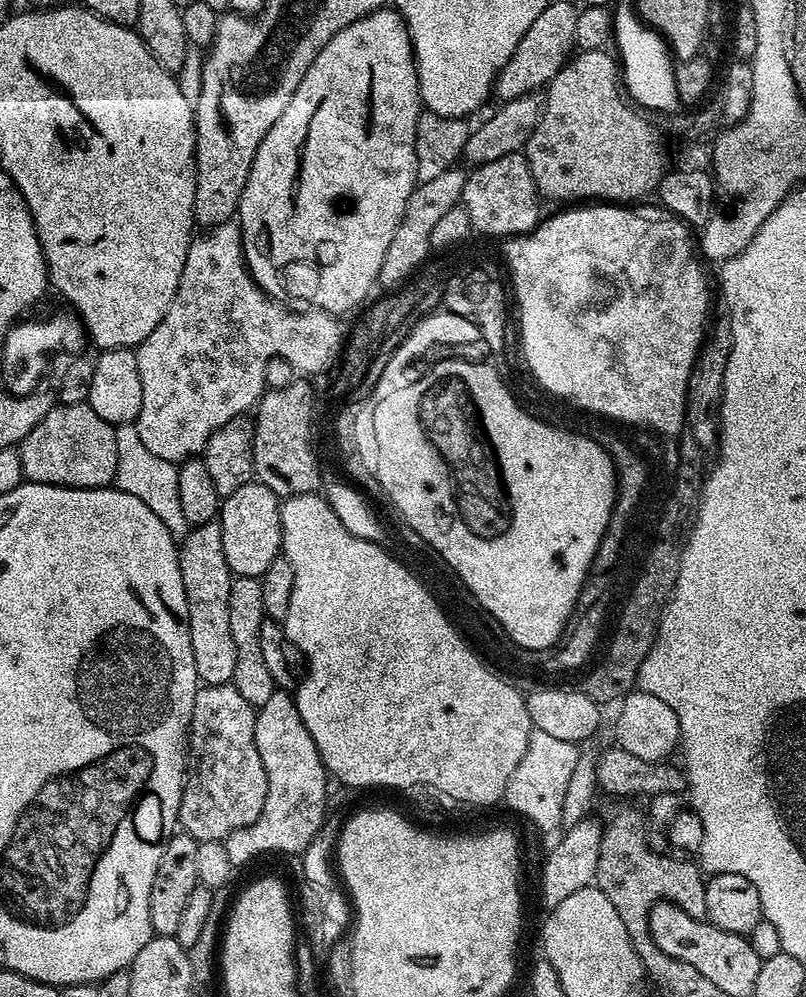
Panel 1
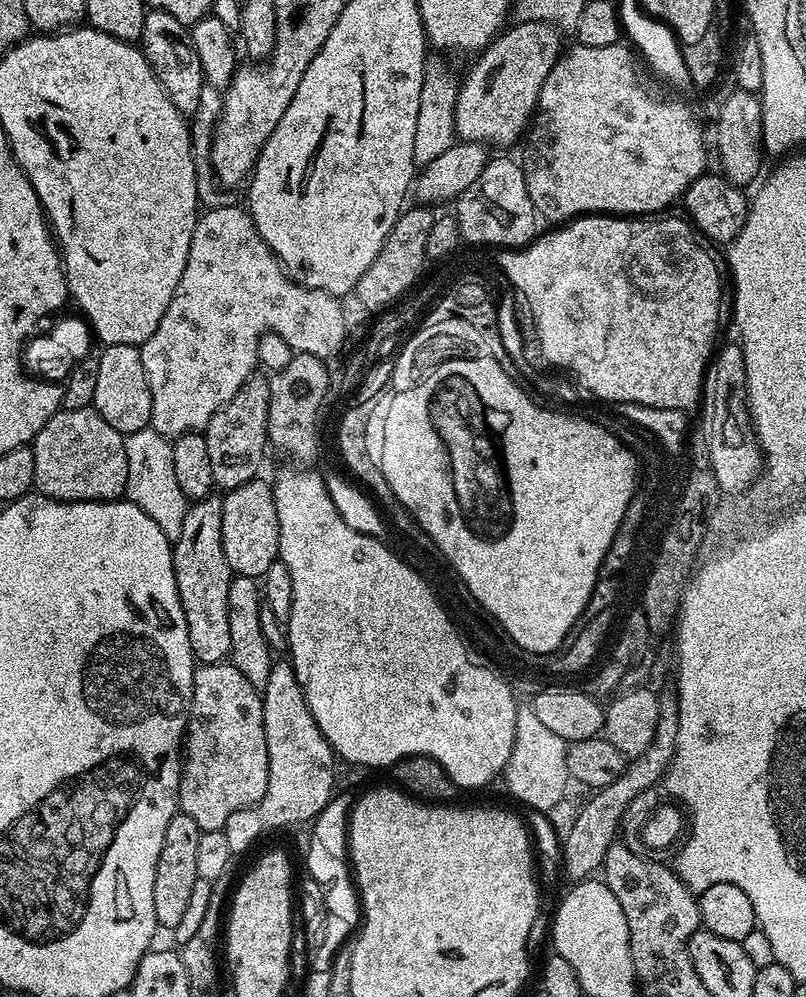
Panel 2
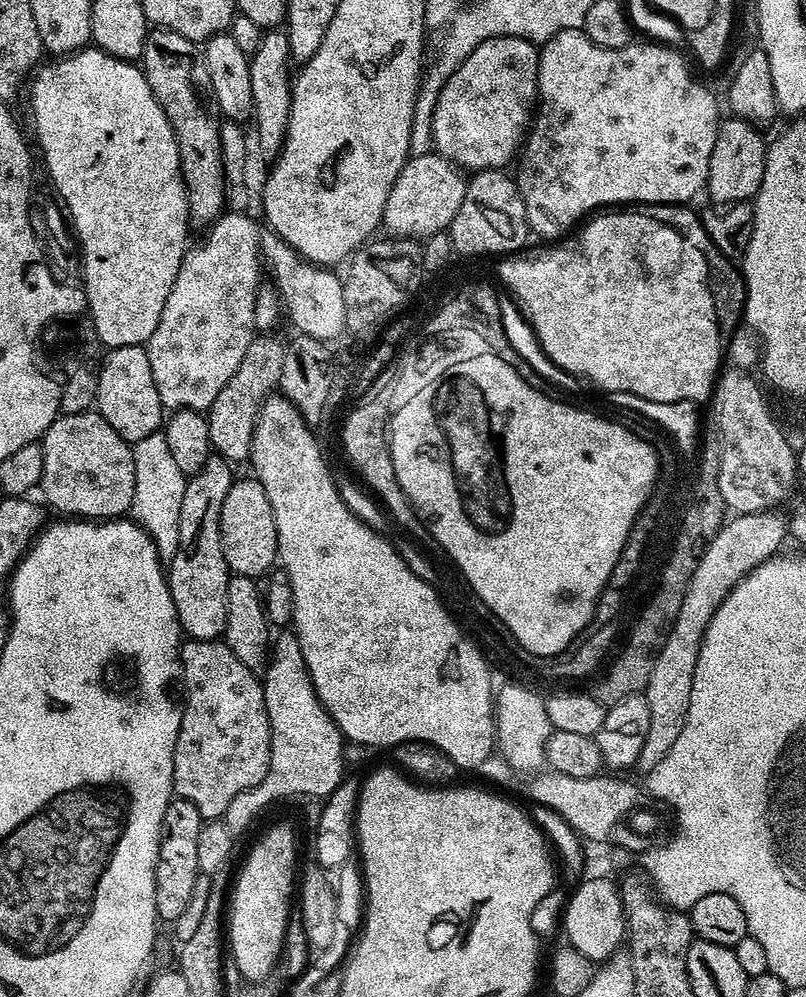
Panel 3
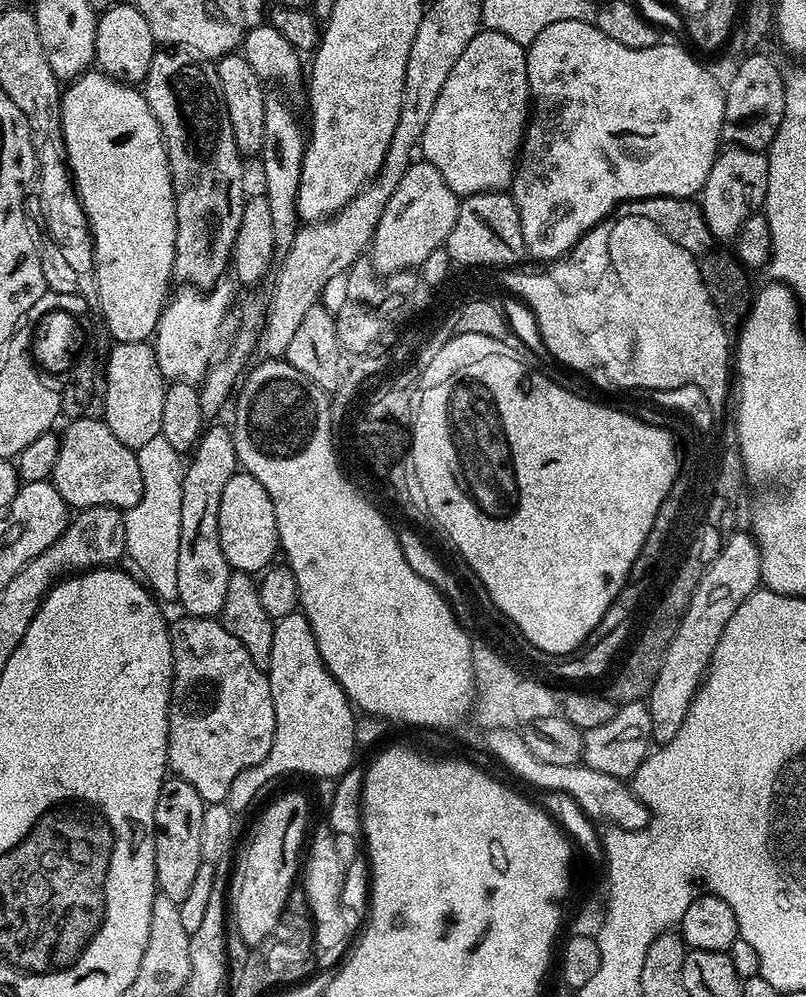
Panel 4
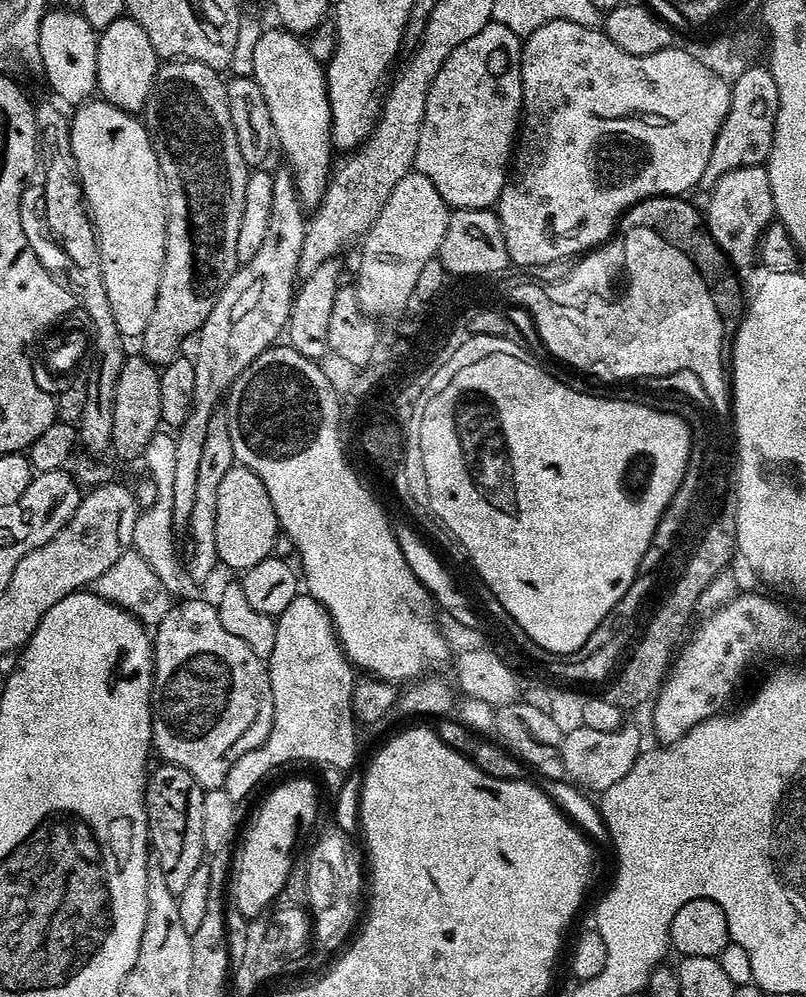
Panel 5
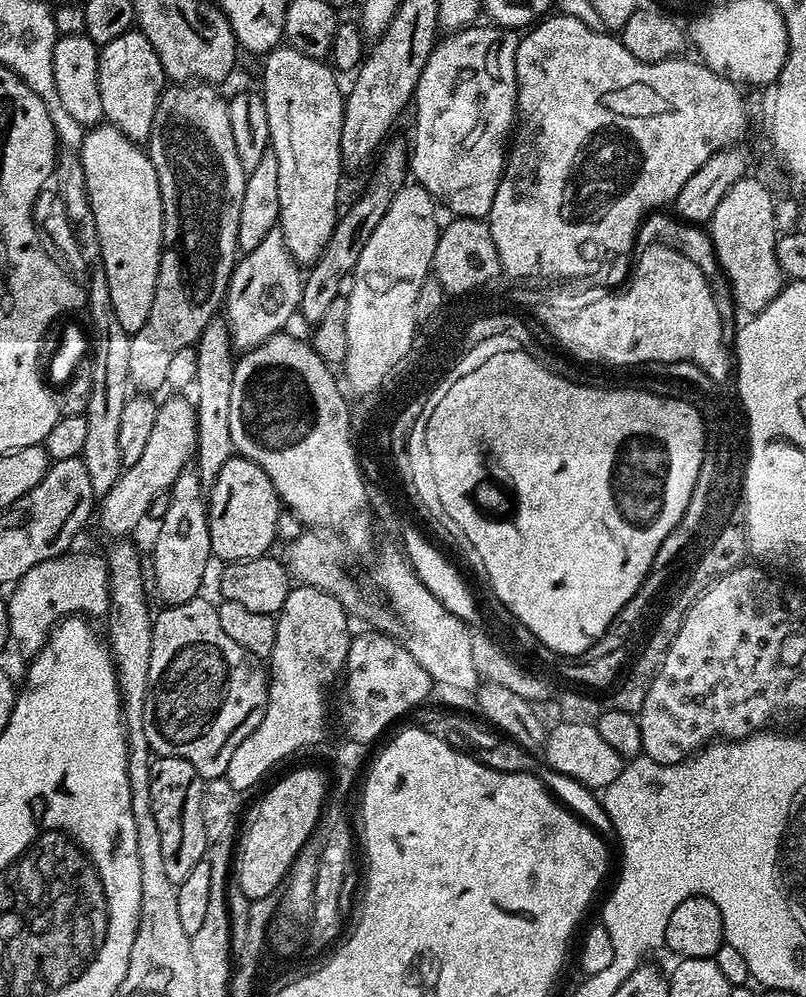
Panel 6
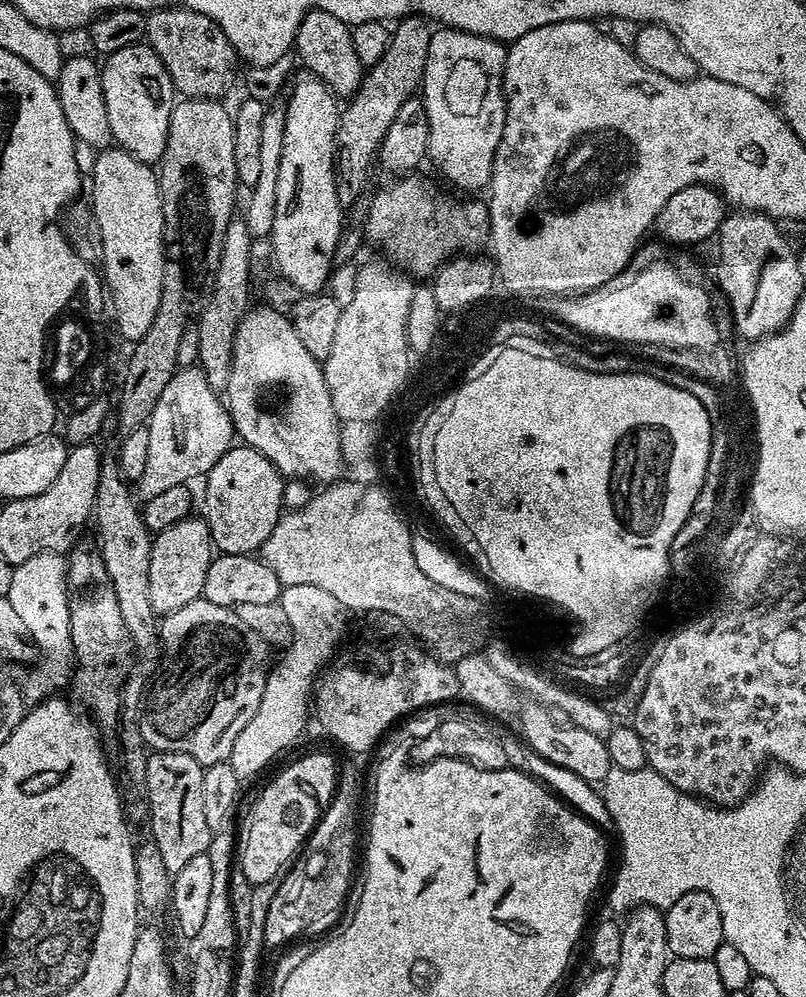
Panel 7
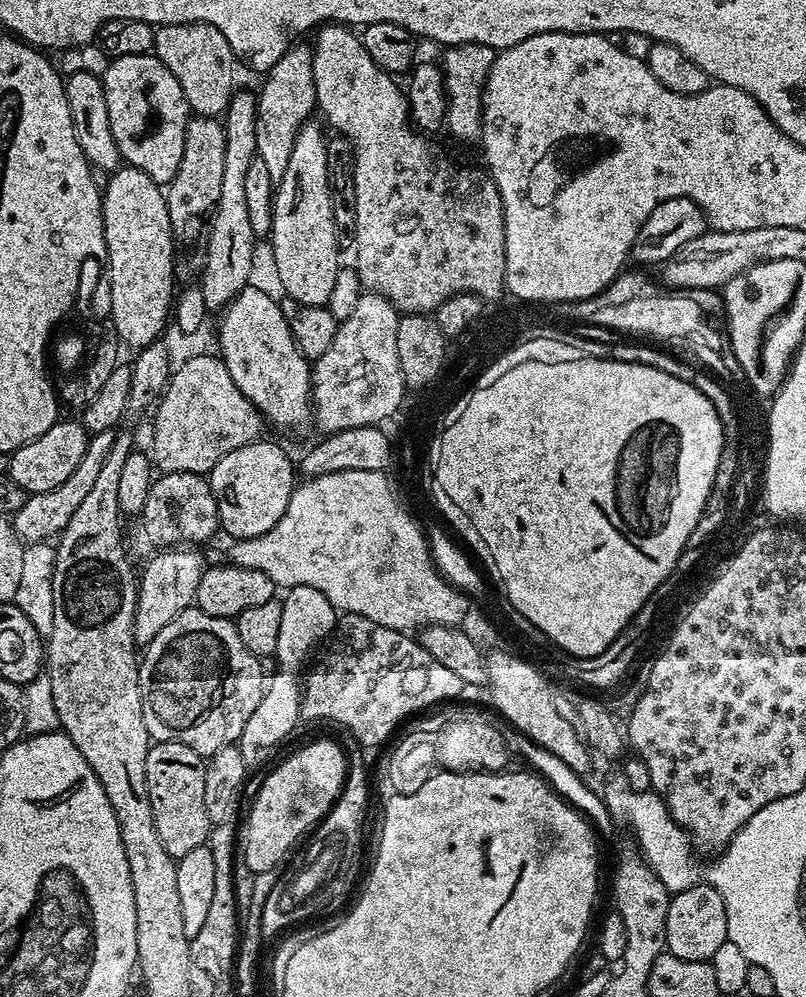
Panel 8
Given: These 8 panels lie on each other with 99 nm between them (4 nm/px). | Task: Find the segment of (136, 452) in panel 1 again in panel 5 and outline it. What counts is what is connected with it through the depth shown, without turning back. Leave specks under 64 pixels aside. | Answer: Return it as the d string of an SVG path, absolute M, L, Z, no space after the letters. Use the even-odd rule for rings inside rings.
M158 430L154 438L146 446L142 457L142 464L148 467L147 479L151 480L156 497L154 506L143 509L134 526L134 538L132 548L146 560L147 565L158 574L158 579L169 590L174 598L184 598L189 595L188 584L190 577L180 564L176 561L176 535L178 529L174 522L174 446L176 437L171 431Z

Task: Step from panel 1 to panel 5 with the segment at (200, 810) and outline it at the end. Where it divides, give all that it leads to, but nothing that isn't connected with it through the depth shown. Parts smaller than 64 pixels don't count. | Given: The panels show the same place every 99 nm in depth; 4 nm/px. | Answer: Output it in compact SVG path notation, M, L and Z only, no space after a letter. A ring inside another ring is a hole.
M184 598L173 603L169 613L154 628L152 642L154 665L152 669L152 747L155 755L161 756L159 758L161 761L176 764L182 770L186 770L199 782L201 788L207 790L222 788L226 782L226 774L230 774L230 766L234 766L234 762L238 762L238 758L242 758L242 754L250 754L250 750L254 750L258 746L262 746L262 742L266 742L274 722L274 694L270 690L270 674L267 663L260 660L258 654L254 654L254 650L250 650L250 646L246 646L246 642L242 642L242 638L230 634L230 630L226 630L226 626L222 626L222 618L218 618L215 603L208 601L207 604L204 600L192 599Z

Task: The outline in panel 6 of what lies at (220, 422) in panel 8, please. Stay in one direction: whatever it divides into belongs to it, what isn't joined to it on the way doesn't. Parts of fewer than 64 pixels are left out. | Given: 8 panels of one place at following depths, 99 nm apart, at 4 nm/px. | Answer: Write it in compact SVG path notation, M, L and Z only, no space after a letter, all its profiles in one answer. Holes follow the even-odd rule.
M172 394L165 404L156 410L154 430L150 434L146 447L138 457L138 462L127 465L123 474L110 486L110 490L99 501L98 520L100 528L112 538L124 538L149 515L154 498L165 495L172 487L174 478L180 471L193 463L196 454L196 409L191 399L183 400L183 395Z

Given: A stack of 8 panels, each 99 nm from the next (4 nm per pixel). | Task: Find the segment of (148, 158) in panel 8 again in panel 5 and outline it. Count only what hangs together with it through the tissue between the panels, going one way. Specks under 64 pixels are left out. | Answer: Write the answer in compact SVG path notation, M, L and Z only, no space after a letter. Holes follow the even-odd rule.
M120 16L110 22L110 26L103 28L98 36L96 87L99 95L122 110L133 114L143 113L161 63L154 46L150 46L150 38L146 38L146 30L142 30L142 26L138 26L131 16Z

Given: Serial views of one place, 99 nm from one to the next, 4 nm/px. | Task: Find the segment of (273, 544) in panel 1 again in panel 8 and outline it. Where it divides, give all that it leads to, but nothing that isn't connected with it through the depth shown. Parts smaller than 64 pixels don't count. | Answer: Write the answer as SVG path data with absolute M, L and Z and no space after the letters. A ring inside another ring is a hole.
M261 438L238 450L230 450L226 458L222 458L212 467L210 483L212 493L216 495L220 528L226 535L232 536L233 541L237 541L258 538L258 534L266 534L266 530L270 530L278 522L278 518L286 514L286 506L292 497L292 489L298 483L298 476L294 471L294 460L292 462L291 458L284 453L283 446L267 438Z

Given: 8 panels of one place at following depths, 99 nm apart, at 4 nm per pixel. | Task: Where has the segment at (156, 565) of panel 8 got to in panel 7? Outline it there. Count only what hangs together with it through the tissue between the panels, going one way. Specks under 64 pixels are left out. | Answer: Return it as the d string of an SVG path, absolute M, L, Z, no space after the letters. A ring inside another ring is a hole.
M189 514L182 522L174 522L174 526L155 533L150 550L150 606L156 617L174 614L186 602L203 597L206 570L210 570L213 555L212 532L203 515Z

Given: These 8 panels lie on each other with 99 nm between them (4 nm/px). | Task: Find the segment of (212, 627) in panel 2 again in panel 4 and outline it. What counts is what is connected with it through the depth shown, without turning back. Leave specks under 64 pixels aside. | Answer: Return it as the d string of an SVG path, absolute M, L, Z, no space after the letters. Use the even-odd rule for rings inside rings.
M212 422L200 433L190 453L182 482L182 538L178 538L178 604L189 616L219 617L226 602L226 586L230 586L233 569L222 554L218 510L226 482L238 471L236 447L231 427Z

